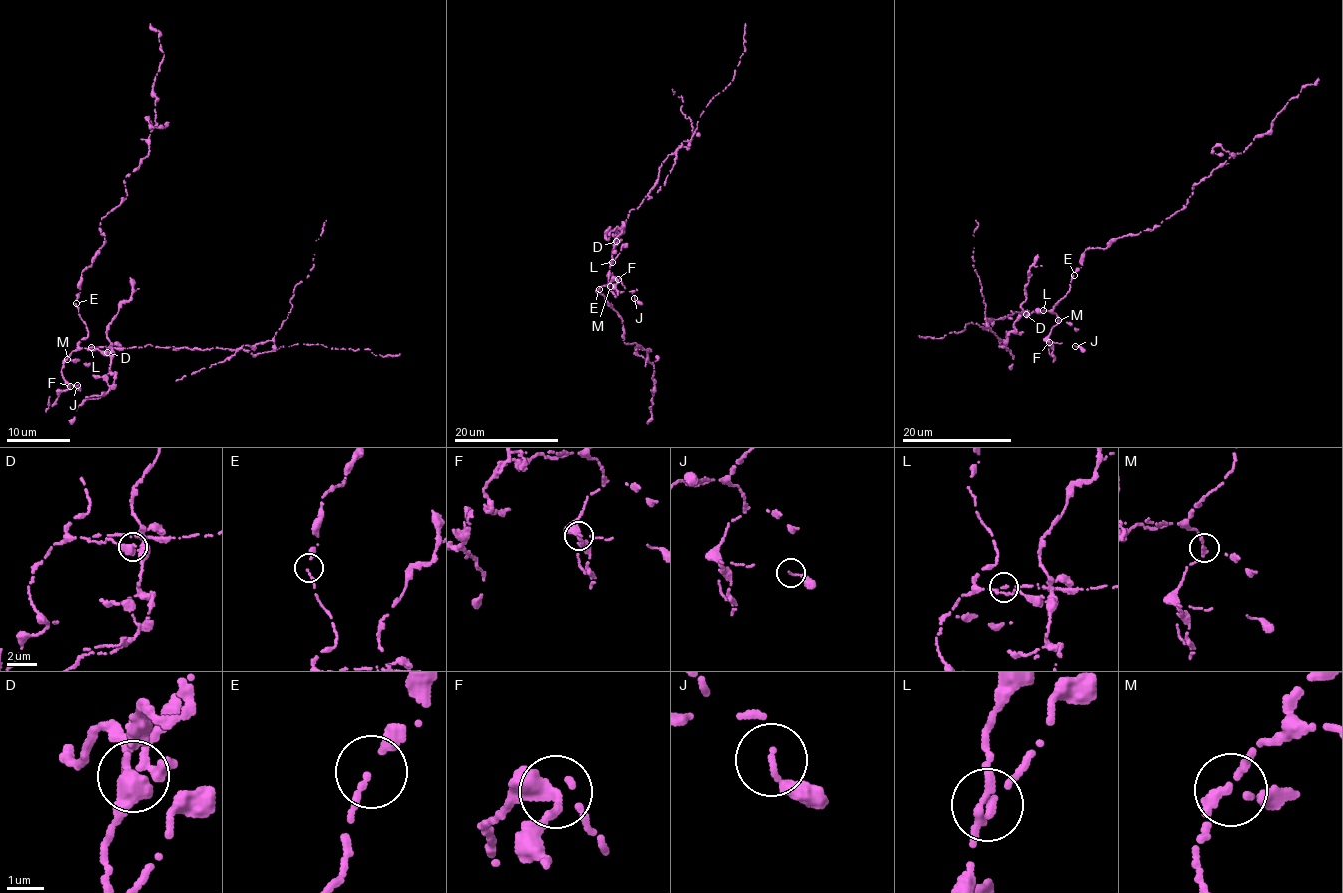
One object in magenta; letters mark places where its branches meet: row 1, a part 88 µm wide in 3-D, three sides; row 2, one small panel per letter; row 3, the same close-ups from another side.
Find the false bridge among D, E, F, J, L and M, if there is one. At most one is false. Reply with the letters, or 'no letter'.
D

